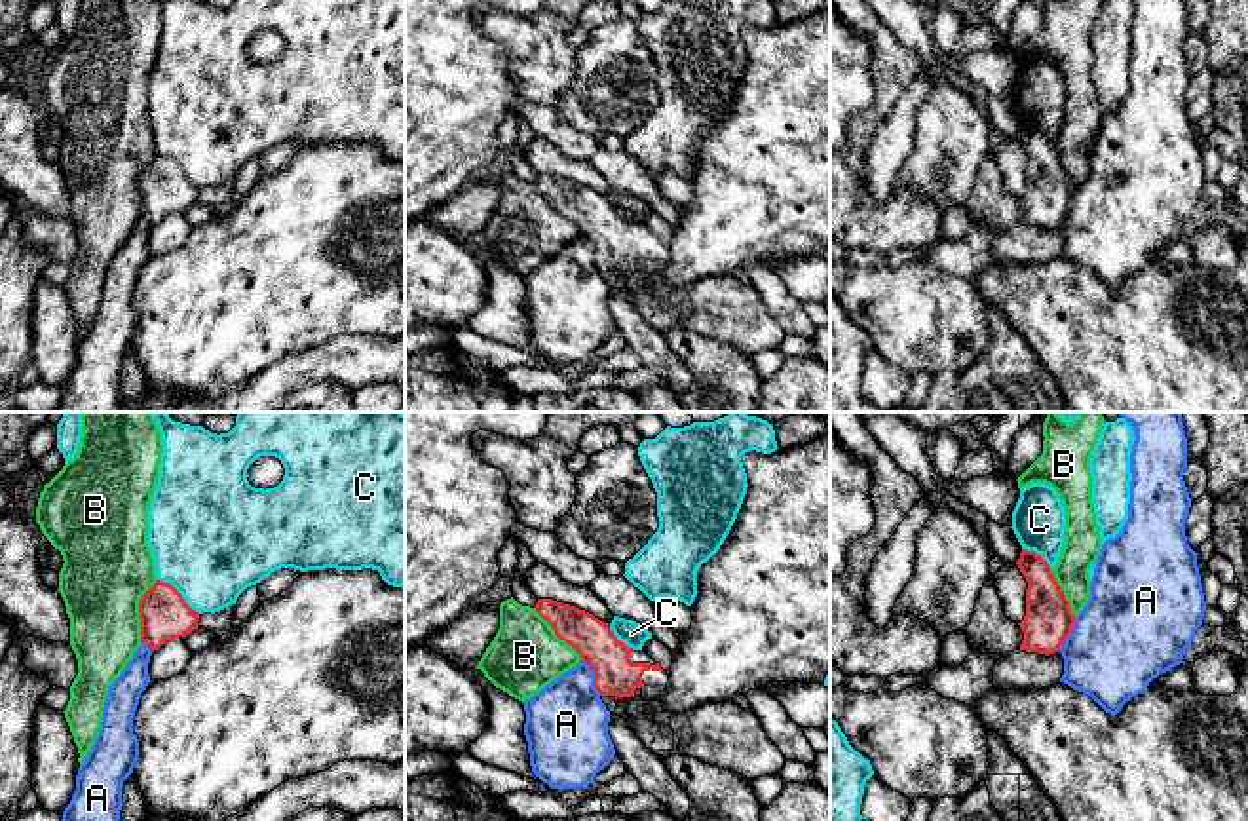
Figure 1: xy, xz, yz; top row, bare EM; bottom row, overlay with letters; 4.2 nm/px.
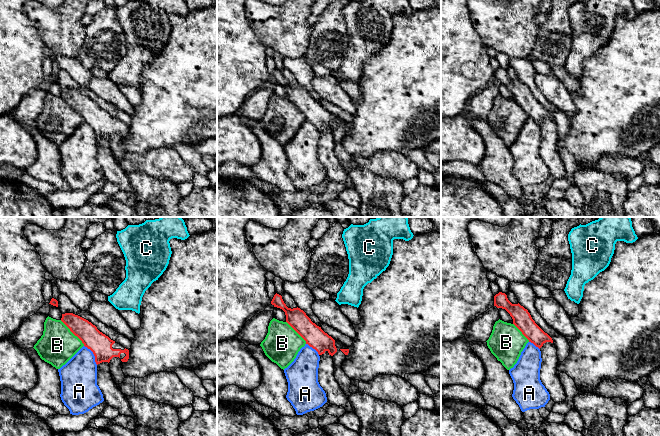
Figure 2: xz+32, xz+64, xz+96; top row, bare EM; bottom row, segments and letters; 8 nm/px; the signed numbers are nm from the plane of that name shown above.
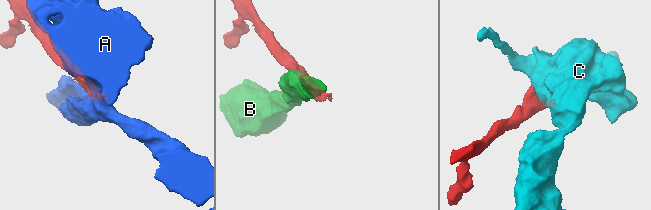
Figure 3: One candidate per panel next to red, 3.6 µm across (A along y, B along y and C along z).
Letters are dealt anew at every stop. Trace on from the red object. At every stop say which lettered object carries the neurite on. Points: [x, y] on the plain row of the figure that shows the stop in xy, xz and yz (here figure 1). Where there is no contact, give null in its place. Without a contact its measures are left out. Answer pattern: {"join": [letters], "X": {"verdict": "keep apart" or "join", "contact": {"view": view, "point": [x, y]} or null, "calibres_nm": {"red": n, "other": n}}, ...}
{"join": [], "A": {"verdict": "keep apart", "contact": {"view": "xz", "point": [595, 251]}, "calibres_nm": {"red": 180, "other": 360}}, "B": {"verdict": "keep apart", "contact": {"view": "xy", "point": [139, 185]}, "calibres_nm": {"red": 220, "other": 380}}, "C": {"verdict": "keep apart", "contact": {"view": "xy", "point": [179, 168]}, "calibres_nm": {"red": 220, "other": 480}}}

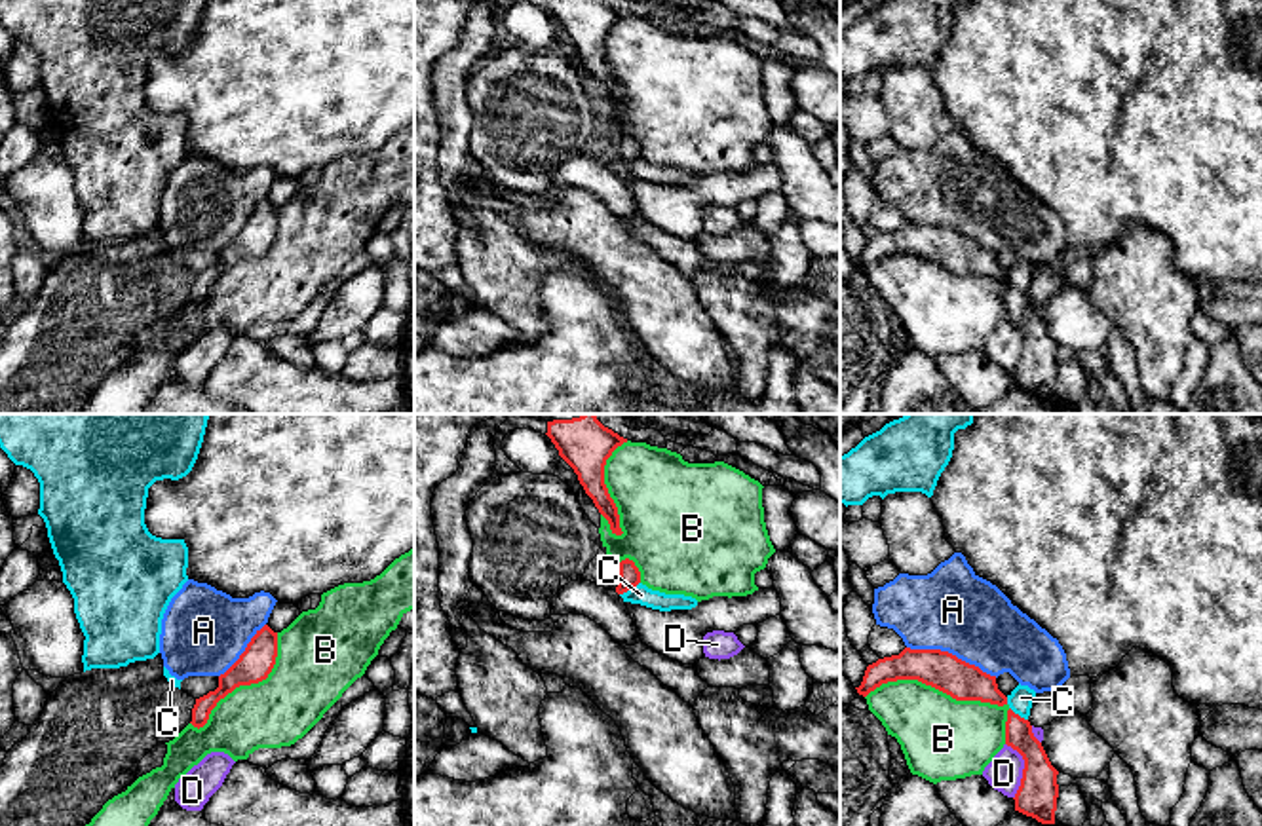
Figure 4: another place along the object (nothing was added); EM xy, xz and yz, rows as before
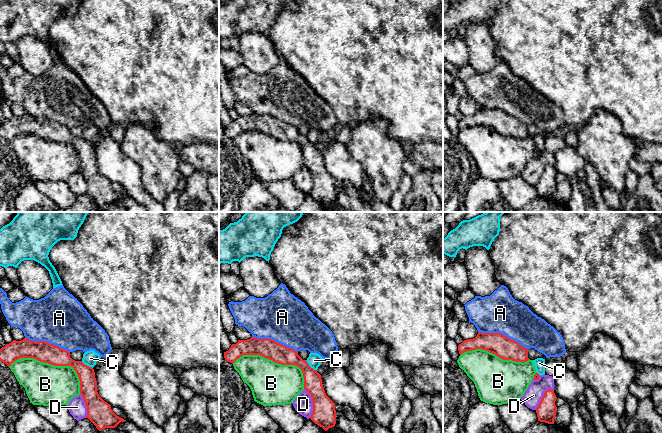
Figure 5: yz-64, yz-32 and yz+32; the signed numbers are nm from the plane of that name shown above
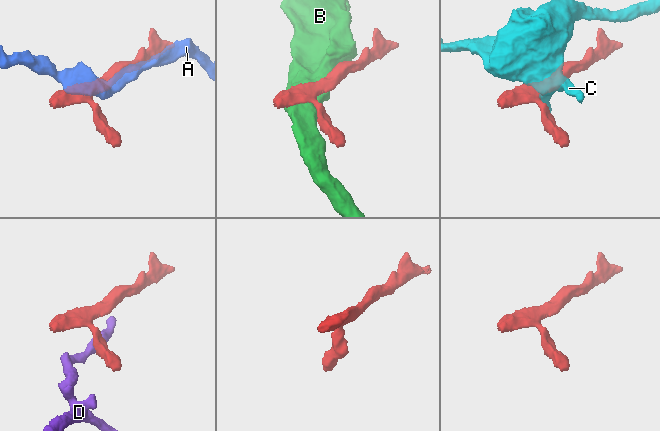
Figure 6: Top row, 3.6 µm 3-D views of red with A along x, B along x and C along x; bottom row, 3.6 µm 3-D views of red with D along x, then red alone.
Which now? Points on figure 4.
{"join": [], "A": {"verdict": "keep apart", "contact": {"view": "yz", "point": [951, 228]}, "calibres_nm": {"red": 160, "other": 360}}, "B": {"verdict": "keep apart", "contact": {"view": "yz", "point": [936, 262]}, "calibres_nm": {"red": 160, "other": 360}}, "C": {"verdict": "keep apart", "contact": {"view": "xz", "point": [630, 162]}, "calibres_nm": {"red": 90, "other": 80}}, "D": {"verdict": "keep apart", "contact": {"view": "yz", "point": [1023, 344]}, "calibres_nm": {"red": 170, "other": 150}}}

